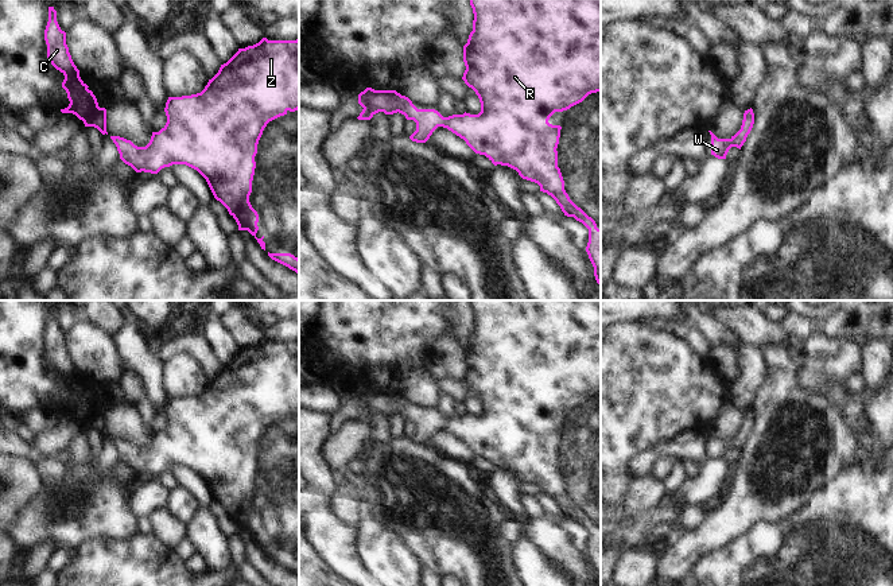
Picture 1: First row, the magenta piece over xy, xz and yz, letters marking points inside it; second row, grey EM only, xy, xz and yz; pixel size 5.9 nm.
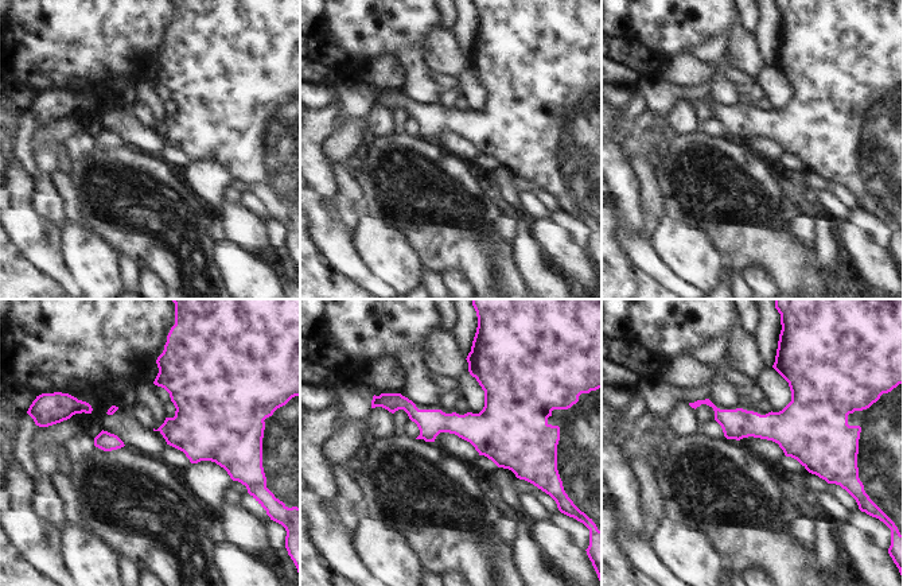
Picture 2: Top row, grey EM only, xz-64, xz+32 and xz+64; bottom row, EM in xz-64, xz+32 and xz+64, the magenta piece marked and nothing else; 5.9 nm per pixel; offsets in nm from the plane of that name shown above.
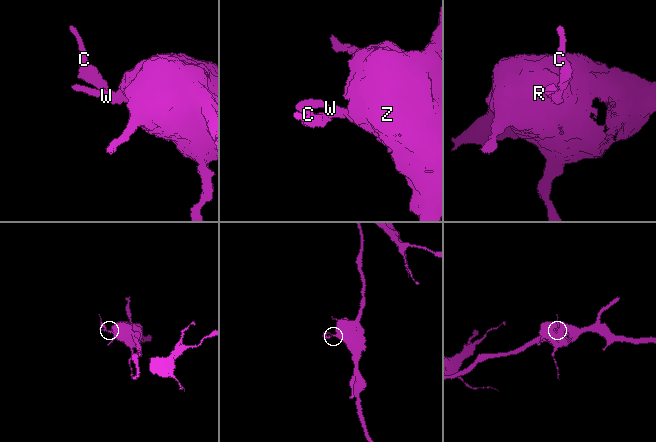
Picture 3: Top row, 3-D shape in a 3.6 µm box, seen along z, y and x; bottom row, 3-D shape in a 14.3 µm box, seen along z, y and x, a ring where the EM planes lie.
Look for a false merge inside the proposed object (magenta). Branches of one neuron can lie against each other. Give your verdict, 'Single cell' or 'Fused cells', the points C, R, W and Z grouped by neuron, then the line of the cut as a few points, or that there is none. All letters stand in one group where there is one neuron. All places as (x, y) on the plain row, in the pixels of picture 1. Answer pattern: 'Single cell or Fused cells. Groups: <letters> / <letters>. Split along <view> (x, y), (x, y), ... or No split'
Single cell. Groups: C R W Z. No split.

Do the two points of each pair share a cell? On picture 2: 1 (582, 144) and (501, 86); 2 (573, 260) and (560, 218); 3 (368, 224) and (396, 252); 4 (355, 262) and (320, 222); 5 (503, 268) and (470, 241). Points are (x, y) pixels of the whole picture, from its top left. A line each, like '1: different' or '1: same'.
1: same
2: different
3: same
4: same
5: same

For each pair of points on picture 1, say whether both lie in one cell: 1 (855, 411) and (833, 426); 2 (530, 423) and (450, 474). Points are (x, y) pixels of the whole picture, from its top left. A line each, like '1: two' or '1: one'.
1: two
2: two

